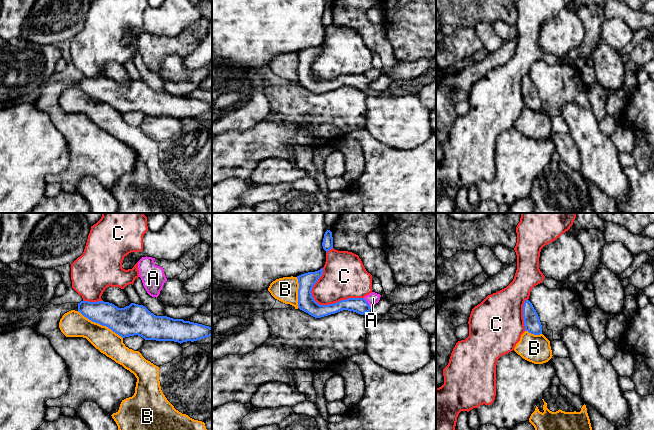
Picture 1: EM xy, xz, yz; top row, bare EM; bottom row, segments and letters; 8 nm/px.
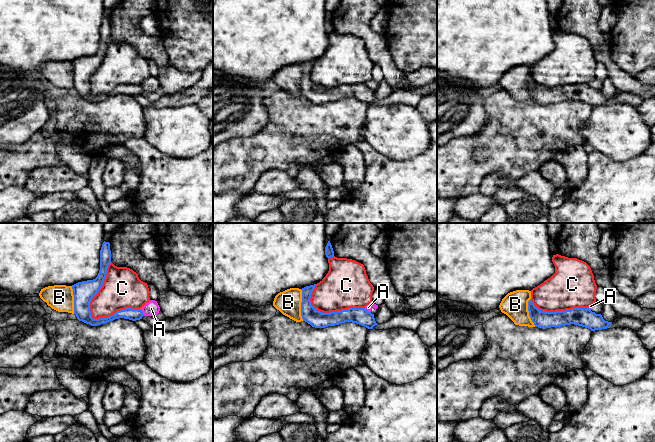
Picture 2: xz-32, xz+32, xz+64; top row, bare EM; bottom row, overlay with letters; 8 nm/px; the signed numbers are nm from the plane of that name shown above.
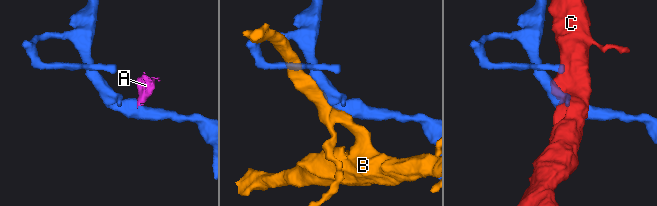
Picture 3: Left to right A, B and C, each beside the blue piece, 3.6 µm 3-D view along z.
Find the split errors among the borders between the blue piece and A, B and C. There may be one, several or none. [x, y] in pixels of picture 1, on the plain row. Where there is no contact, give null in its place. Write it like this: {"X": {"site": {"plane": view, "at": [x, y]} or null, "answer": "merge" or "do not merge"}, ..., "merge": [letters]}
{"A": {"site": {"plane": "xz", "at": [367, 79]}, "answer": "do not merge"}, "B": {"site": {"plane": "xy", "at": [100, 100]}, "answer": "do not merge"}, "C": {"site": {"plane": "xz", "at": [335, 79]}, "answer": "do not merge"}, "merge": []}

